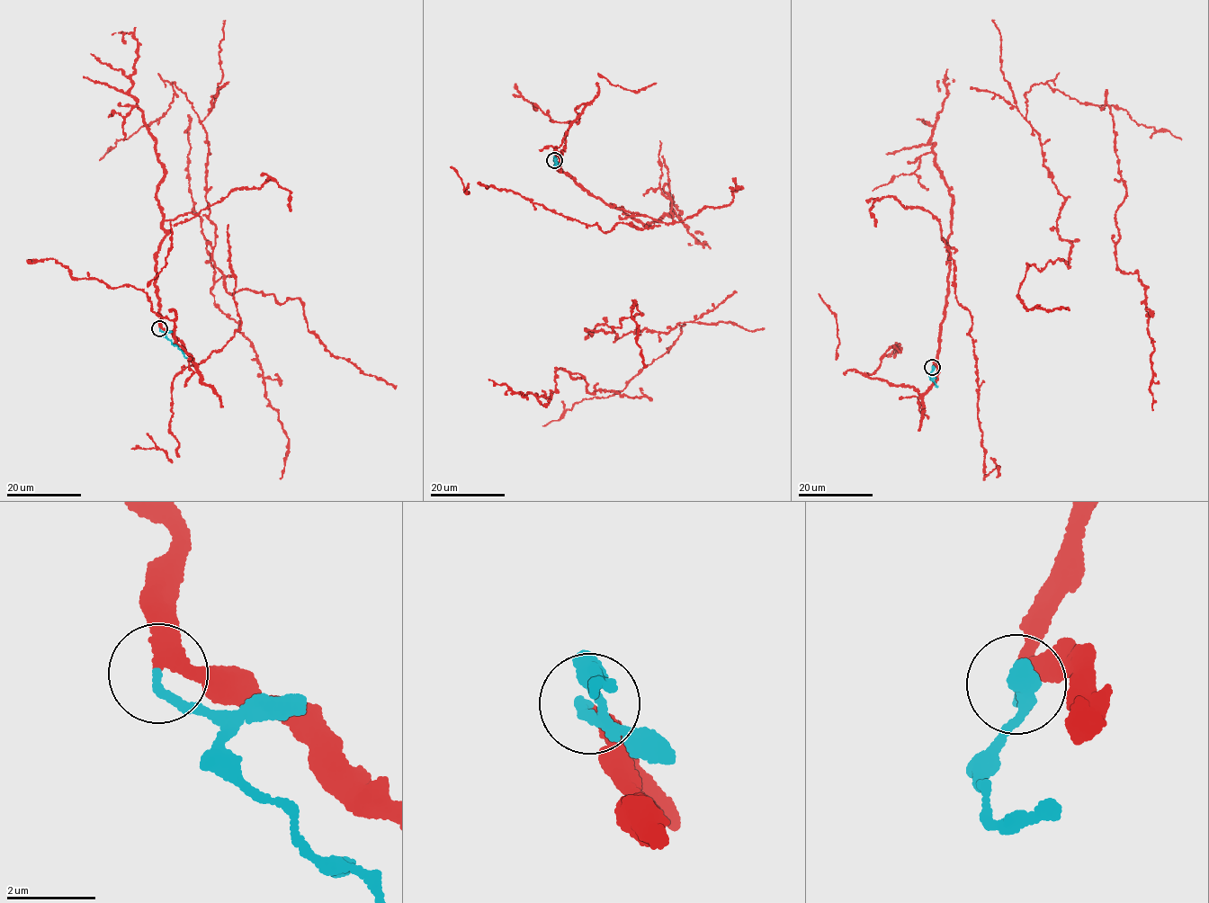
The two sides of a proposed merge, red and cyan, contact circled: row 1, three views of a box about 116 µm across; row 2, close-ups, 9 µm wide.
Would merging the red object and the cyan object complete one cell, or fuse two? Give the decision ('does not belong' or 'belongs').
does not belong

